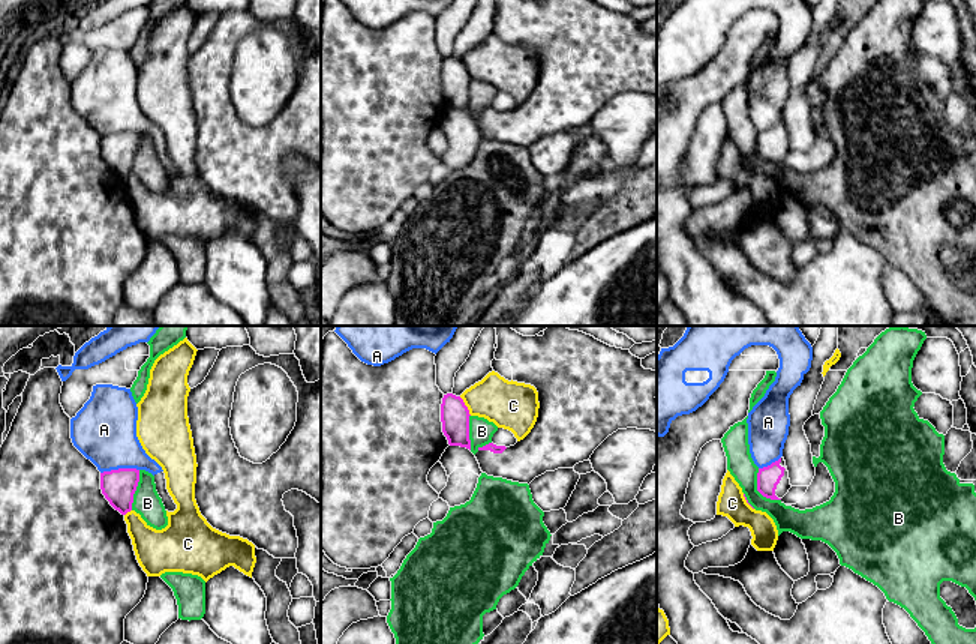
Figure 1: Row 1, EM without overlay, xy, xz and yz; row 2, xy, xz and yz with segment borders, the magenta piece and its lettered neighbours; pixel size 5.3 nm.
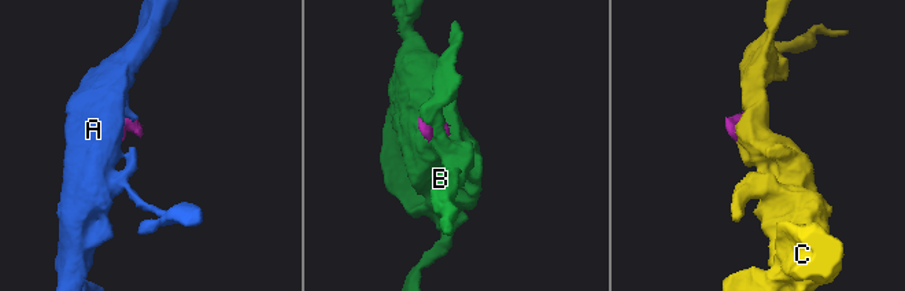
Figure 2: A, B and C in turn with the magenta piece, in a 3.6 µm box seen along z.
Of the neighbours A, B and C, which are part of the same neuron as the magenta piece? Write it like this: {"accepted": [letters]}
{"accepted": []}

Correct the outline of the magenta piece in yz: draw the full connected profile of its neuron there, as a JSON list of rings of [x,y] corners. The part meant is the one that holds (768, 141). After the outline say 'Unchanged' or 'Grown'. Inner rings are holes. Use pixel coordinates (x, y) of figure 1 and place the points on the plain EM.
[[[781,120],[768,131],[759,132],[757,155],[771,164],[781,164],[792,152],[786,125]]]. Grown

